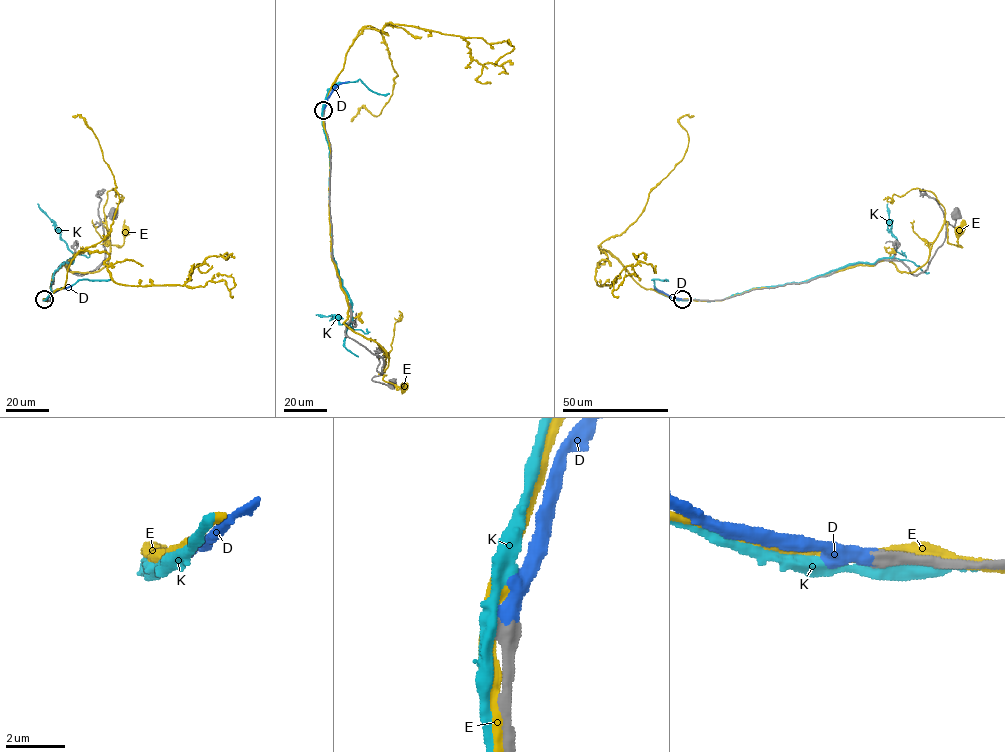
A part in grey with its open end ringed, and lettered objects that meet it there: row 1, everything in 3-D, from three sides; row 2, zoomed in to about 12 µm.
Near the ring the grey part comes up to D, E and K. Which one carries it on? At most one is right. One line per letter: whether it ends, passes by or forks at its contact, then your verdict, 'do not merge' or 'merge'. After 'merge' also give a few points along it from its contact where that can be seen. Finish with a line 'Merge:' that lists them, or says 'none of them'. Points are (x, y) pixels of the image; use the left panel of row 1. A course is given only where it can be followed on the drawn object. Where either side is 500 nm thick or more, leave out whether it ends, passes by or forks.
D: merge; it runs (45, 299), (71, 285)
E: it passes by; do not merge
K: do not merge
Merge: D

